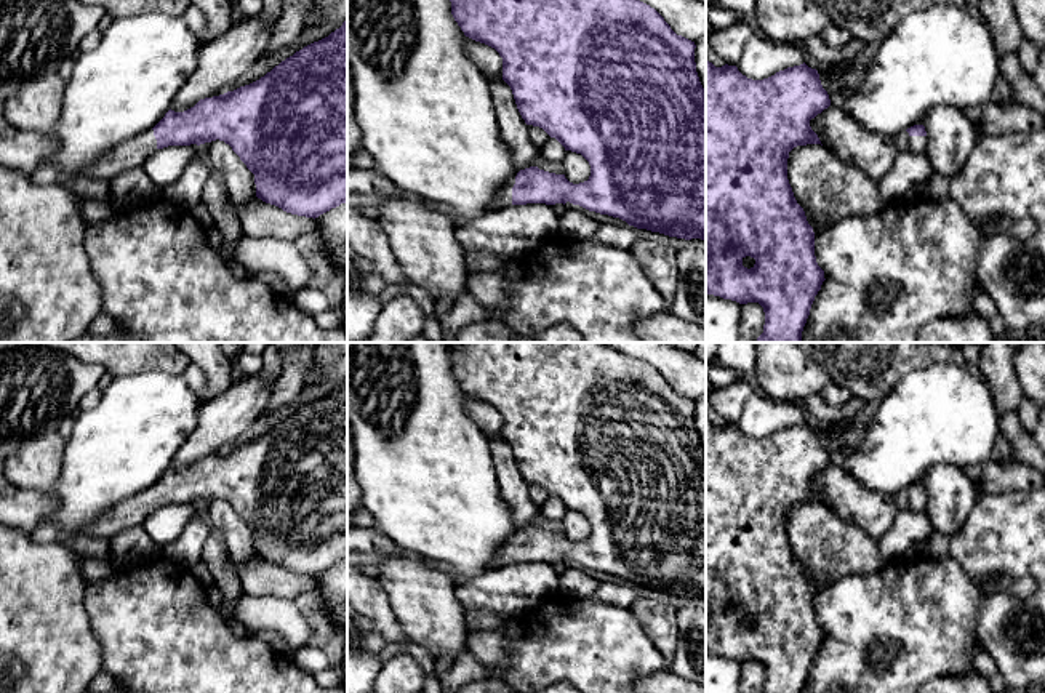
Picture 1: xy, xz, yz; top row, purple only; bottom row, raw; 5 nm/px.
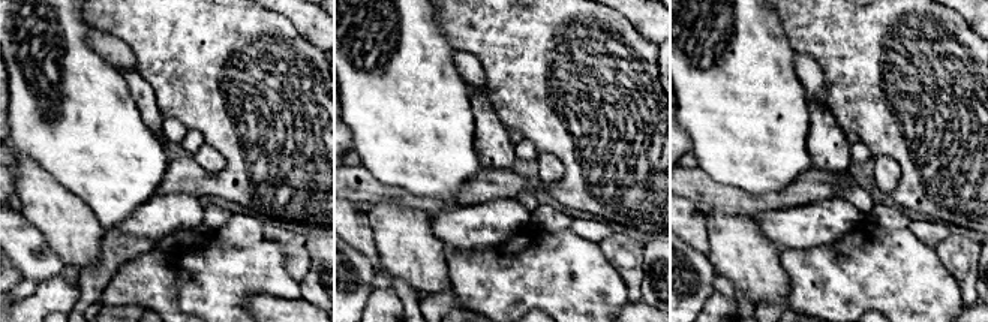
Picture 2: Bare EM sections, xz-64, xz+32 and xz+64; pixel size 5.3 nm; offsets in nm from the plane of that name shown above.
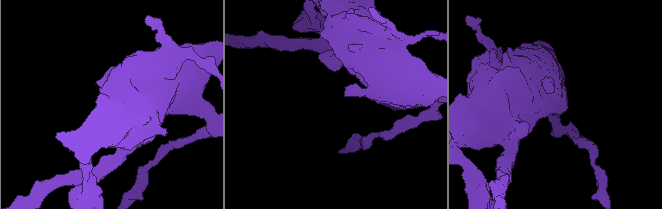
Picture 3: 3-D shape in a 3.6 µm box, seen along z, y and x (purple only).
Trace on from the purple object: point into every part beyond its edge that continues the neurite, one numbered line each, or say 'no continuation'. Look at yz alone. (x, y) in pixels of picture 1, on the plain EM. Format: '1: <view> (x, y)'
1: yz (917, 503)

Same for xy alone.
1: xy (133, 511)

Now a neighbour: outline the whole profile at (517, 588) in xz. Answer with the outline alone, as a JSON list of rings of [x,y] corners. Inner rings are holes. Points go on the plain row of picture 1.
[[[546,562],[509,563],[454,584],[456,599],[464,610],[506,618],[527,613],[559,592],[560,575]]]

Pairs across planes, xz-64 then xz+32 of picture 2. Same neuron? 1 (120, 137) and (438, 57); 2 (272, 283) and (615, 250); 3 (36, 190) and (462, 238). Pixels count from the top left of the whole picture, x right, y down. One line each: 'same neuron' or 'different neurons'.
1: same neuron
2: different neurons
3: different neurons

